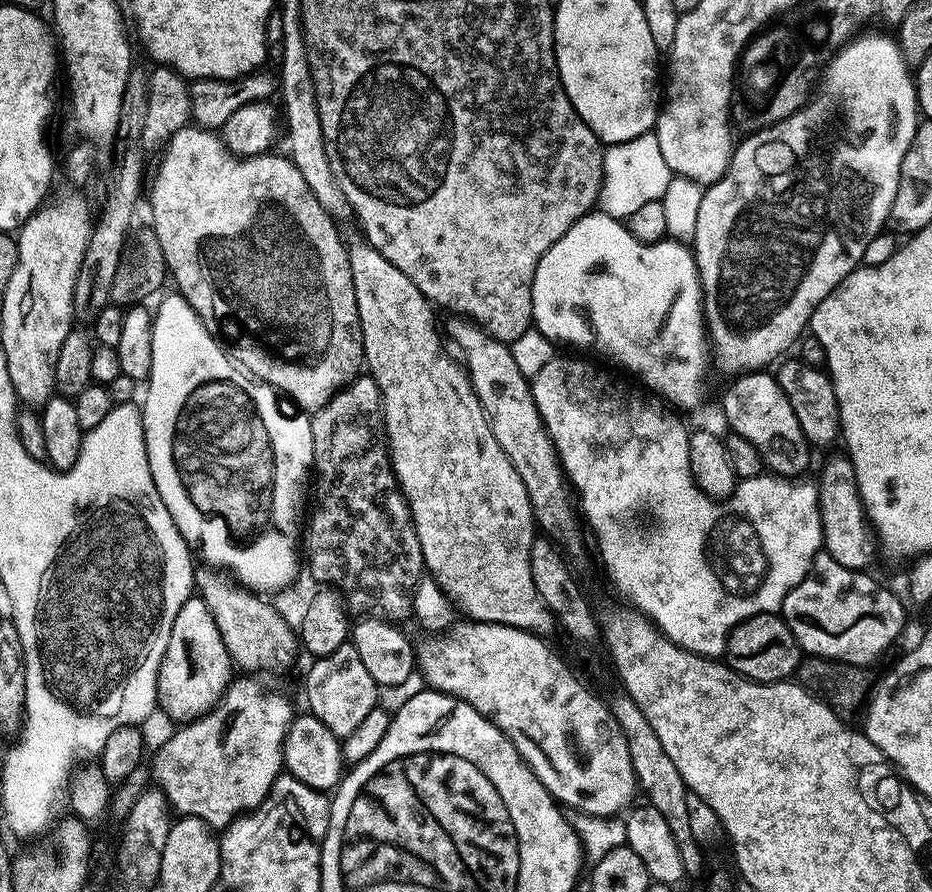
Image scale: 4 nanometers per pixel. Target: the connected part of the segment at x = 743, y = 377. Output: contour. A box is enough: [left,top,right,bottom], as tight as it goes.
[724,370,810,478]

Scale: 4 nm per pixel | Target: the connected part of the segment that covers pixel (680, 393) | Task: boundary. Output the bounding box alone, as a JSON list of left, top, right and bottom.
[532,210,706,408]

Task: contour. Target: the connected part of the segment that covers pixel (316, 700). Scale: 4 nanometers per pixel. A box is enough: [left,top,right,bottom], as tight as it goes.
[304,642,378,738]

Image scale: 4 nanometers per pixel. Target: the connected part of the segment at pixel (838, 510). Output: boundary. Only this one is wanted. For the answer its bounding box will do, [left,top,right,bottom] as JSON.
[818,454,874,570]

